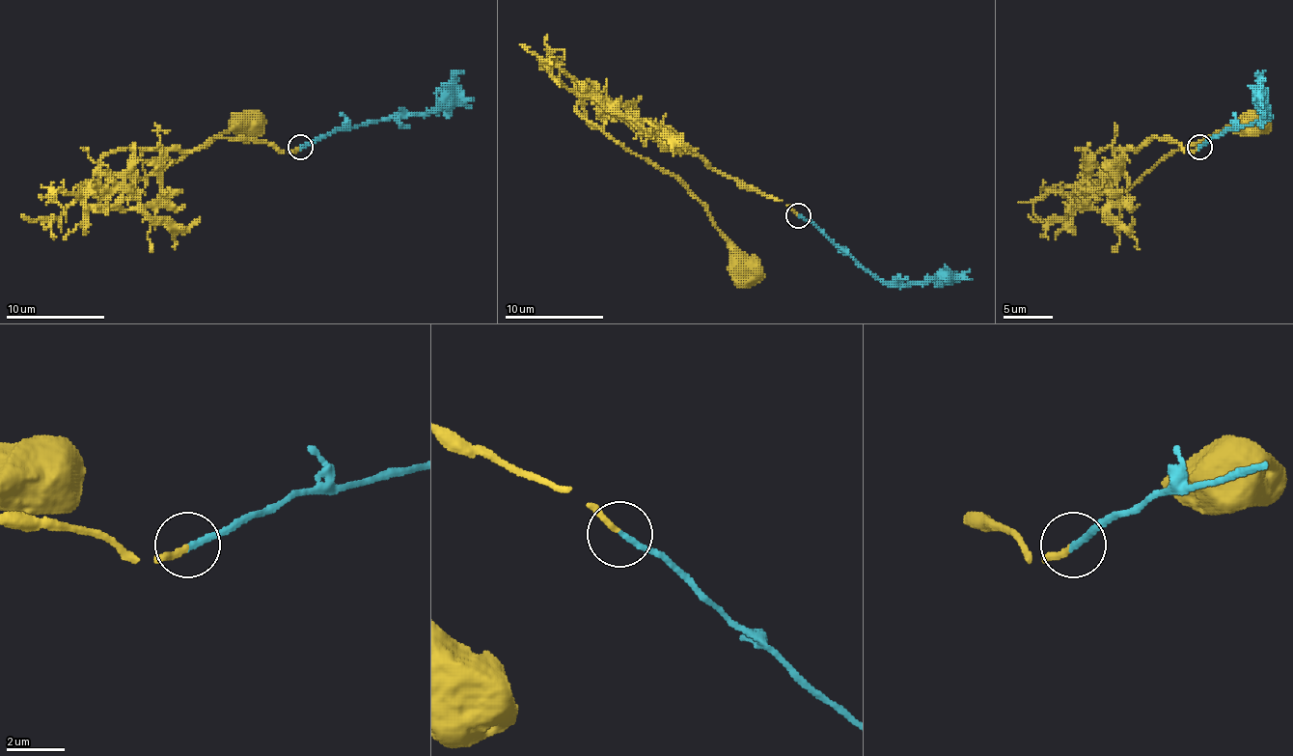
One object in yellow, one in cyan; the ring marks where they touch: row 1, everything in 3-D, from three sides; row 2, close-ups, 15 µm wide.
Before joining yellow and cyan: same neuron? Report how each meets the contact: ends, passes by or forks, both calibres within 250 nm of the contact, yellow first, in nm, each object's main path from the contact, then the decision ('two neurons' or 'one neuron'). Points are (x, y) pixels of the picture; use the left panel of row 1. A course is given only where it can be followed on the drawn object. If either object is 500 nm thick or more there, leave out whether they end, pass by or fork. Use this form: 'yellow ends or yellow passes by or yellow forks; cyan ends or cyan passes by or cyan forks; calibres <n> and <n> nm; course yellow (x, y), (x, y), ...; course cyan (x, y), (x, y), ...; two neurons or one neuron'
yellow ends; cyan ends; calibres 200 and 190 nm; course yellow (300, 148), (283, 150), (211, 138), (192, 150), (110, 150), (100, 162), (103, 192), (113, 194), (261, 118); course cyan (300, 148), (338, 130), (387, 118), (429, 115), (463, 70); one neuron

